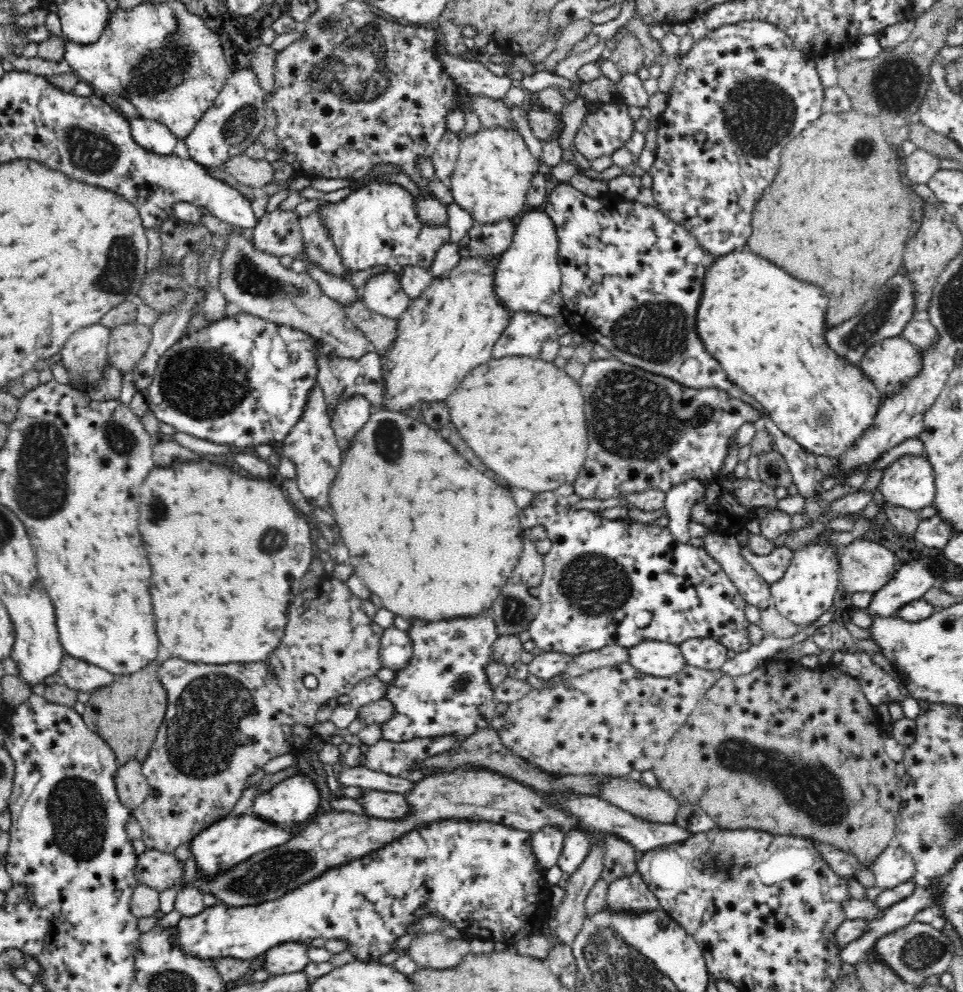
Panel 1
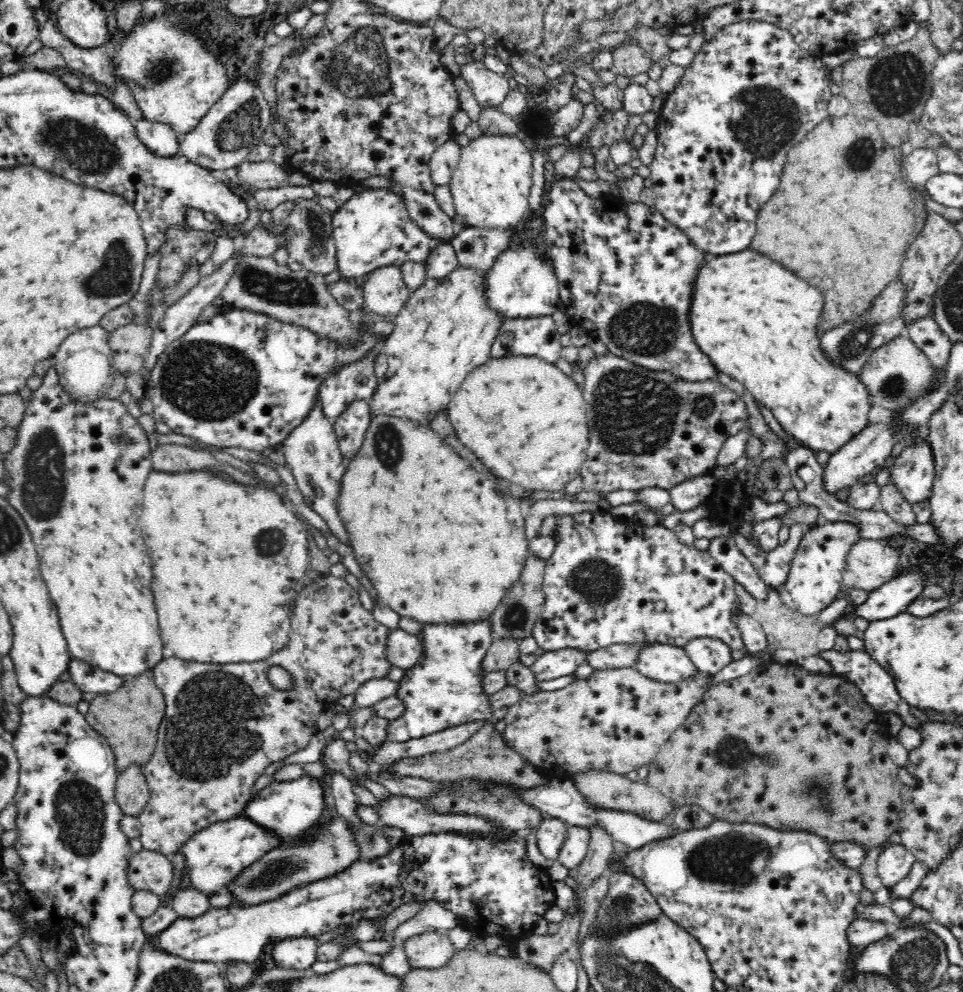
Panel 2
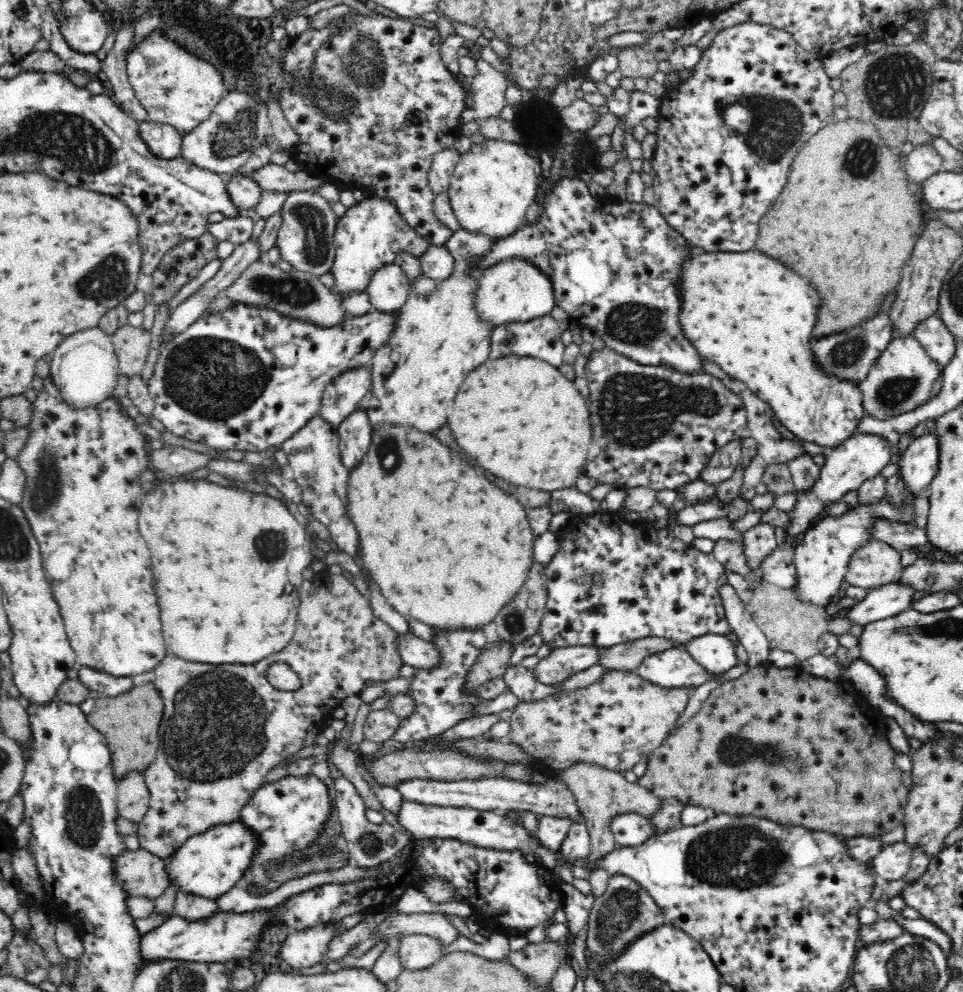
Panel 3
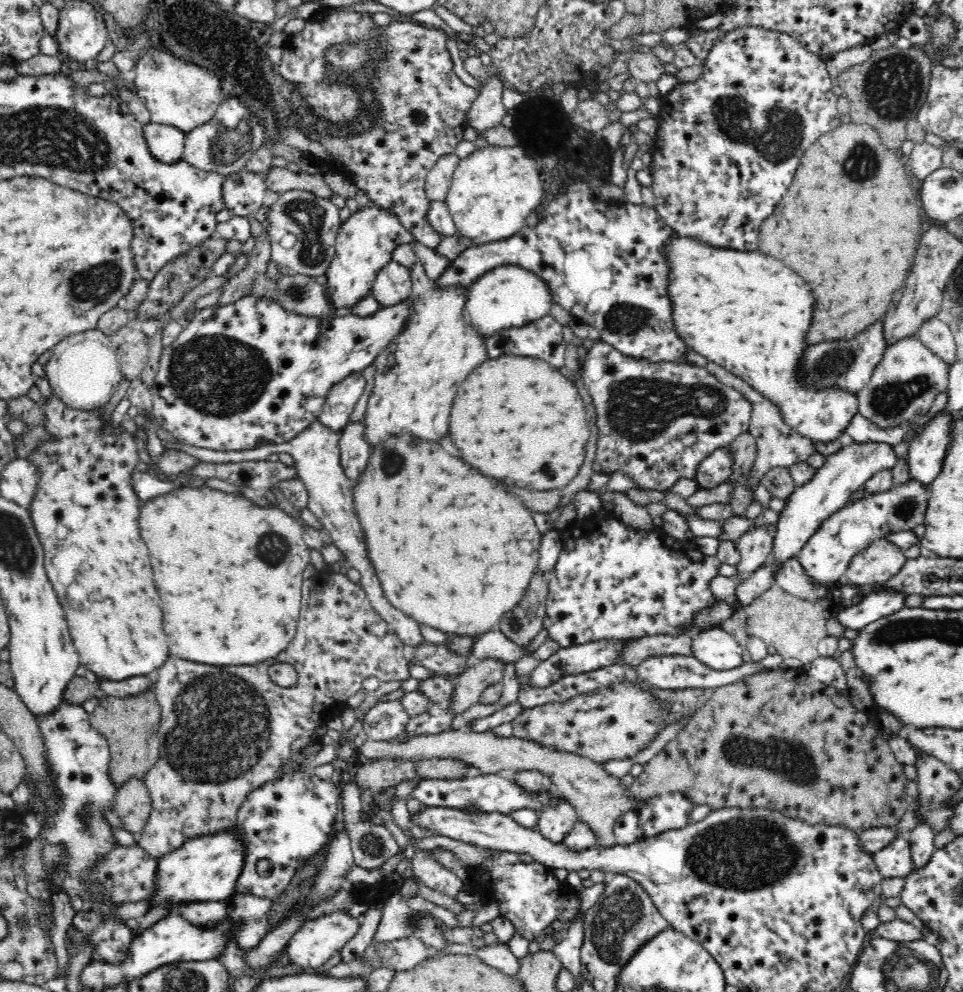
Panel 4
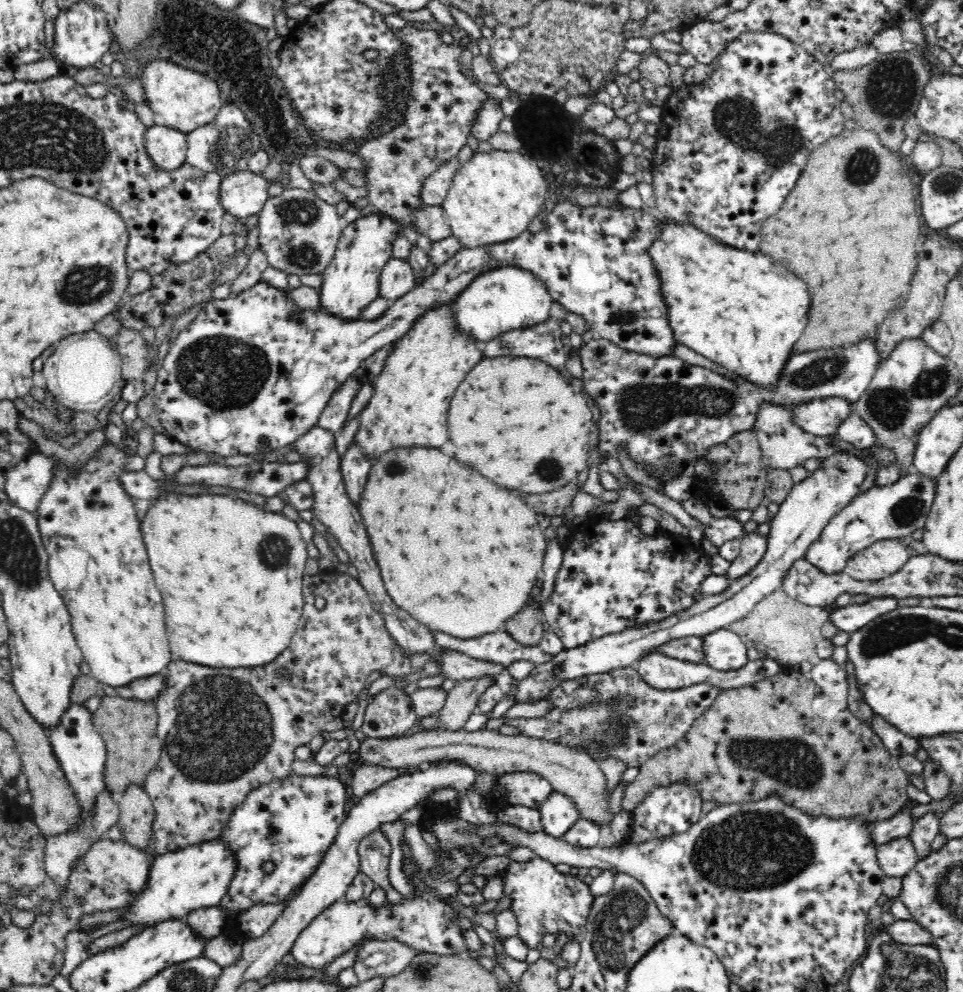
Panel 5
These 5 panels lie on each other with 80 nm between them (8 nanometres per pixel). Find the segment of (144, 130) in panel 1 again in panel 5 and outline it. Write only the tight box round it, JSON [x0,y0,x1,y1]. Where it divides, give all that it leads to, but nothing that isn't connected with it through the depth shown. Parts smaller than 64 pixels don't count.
[145,124,187,170]

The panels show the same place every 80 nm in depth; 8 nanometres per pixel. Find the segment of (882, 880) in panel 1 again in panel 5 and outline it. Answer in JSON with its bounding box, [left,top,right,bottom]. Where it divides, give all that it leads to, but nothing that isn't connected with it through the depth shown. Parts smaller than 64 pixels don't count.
[876,837,919,877]

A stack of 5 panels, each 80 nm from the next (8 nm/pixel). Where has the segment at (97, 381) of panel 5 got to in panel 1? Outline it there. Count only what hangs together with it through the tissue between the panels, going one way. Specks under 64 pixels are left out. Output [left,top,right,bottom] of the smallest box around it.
[61,324,110,388]

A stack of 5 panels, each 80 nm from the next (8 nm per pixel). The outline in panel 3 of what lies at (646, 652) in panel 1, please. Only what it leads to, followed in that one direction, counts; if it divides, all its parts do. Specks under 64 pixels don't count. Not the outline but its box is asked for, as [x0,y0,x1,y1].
[636,647,716,688]

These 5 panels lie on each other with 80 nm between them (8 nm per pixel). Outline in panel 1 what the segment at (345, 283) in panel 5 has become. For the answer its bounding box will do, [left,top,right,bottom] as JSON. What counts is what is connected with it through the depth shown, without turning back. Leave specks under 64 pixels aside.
[318,178,451,276]

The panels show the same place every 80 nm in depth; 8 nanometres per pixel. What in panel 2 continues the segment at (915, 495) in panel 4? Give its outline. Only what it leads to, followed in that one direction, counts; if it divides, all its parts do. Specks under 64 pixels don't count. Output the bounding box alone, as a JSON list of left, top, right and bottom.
[778,521,858,615]

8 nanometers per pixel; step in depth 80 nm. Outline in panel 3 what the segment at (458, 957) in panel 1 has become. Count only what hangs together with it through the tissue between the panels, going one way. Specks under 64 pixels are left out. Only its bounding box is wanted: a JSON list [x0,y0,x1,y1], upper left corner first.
[399,934,448,969]

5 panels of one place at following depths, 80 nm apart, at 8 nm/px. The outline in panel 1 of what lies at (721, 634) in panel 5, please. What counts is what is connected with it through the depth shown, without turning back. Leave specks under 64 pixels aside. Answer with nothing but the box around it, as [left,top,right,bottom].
[678,638,727,670]

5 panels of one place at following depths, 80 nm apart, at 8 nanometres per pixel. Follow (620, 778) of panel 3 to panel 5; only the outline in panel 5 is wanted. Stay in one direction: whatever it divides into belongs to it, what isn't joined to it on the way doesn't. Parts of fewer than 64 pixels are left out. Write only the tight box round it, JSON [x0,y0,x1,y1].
[355,728,614,827]

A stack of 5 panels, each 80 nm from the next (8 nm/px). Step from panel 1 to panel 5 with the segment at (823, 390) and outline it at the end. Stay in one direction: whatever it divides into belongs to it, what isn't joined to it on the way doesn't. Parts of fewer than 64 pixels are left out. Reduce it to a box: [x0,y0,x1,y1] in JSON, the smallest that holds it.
[649,220,851,438]

